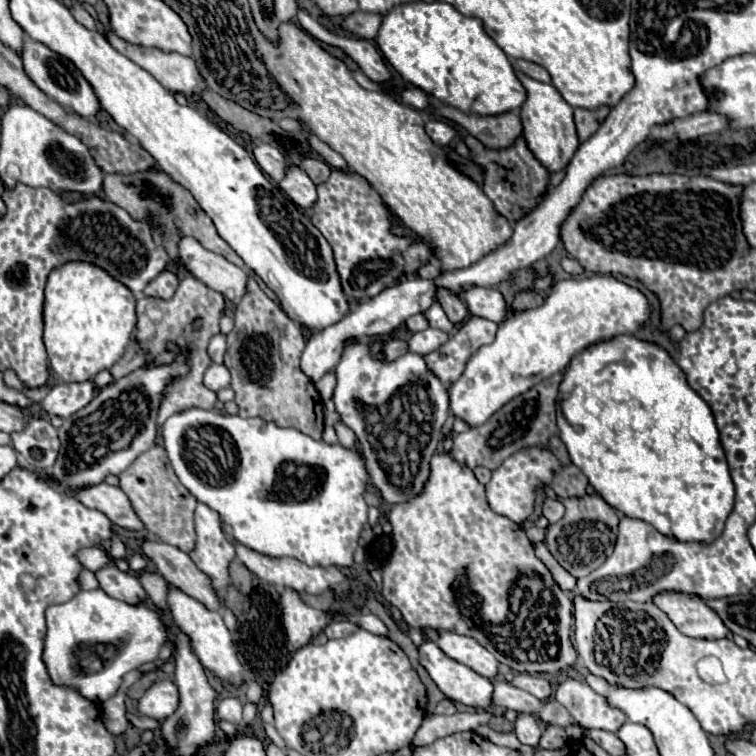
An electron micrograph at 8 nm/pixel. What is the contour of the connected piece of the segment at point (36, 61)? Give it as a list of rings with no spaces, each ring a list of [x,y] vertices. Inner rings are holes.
[[[28,39],[22,49],[22,61],[24,61],[26,75],[36,83],[36,87],[42,89],[54,101],[58,101],[64,109],[74,111],[80,117],[94,117],[100,111],[100,101],[98,101],[92,85],[84,79],[84,75],[76,69],[76,65],[70,59],[50,51],[46,45],[42,45],[34,39]]]

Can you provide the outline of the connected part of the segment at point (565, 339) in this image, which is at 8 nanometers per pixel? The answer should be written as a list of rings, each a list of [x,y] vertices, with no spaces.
[[[590,275],[590,277],[572,277],[572,279],[556,281],[550,287],[550,293],[540,307],[522,311],[512,319],[506,319],[498,327],[494,343],[480,347],[470,357],[462,377],[450,385],[450,409],[456,417],[464,419],[466,423],[474,427],[482,425],[516,395],[526,393],[542,379],[548,379],[550,375],[564,371],[568,361],[588,345],[594,345],[604,339],[612,339],[622,333],[636,333],[644,327],[650,315],[652,315],[652,305],[648,297],[640,289],[626,285],[624,281],[618,281],[612,275]]]

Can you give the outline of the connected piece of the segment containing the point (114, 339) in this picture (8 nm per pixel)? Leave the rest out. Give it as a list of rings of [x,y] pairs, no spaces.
[[[72,261],[66,263],[58,269],[54,269],[48,275],[48,283],[44,289],[44,331],[42,331],[42,341],[48,353],[48,361],[52,371],[62,379],[62,381],[88,381],[96,373],[110,369],[124,353],[128,347],[134,327],[136,327],[136,299],[128,287],[112,279],[104,269],[90,265],[90,263],[80,263]]]

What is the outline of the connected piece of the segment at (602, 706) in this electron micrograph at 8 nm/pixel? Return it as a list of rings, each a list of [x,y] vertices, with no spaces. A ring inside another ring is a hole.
[[[576,679],[562,681],[554,697],[560,705],[568,709],[570,717],[582,727],[616,733],[626,723],[626,715],[620,709],[608,707],[606,699],[596,695],[582,681]]]

